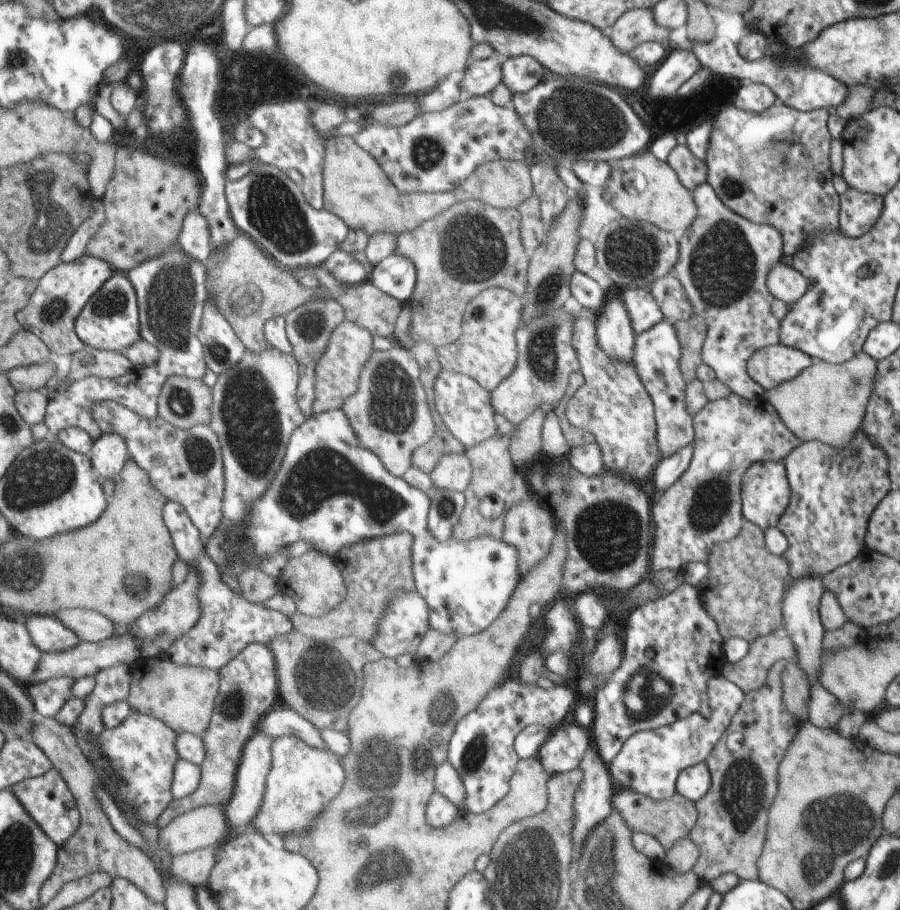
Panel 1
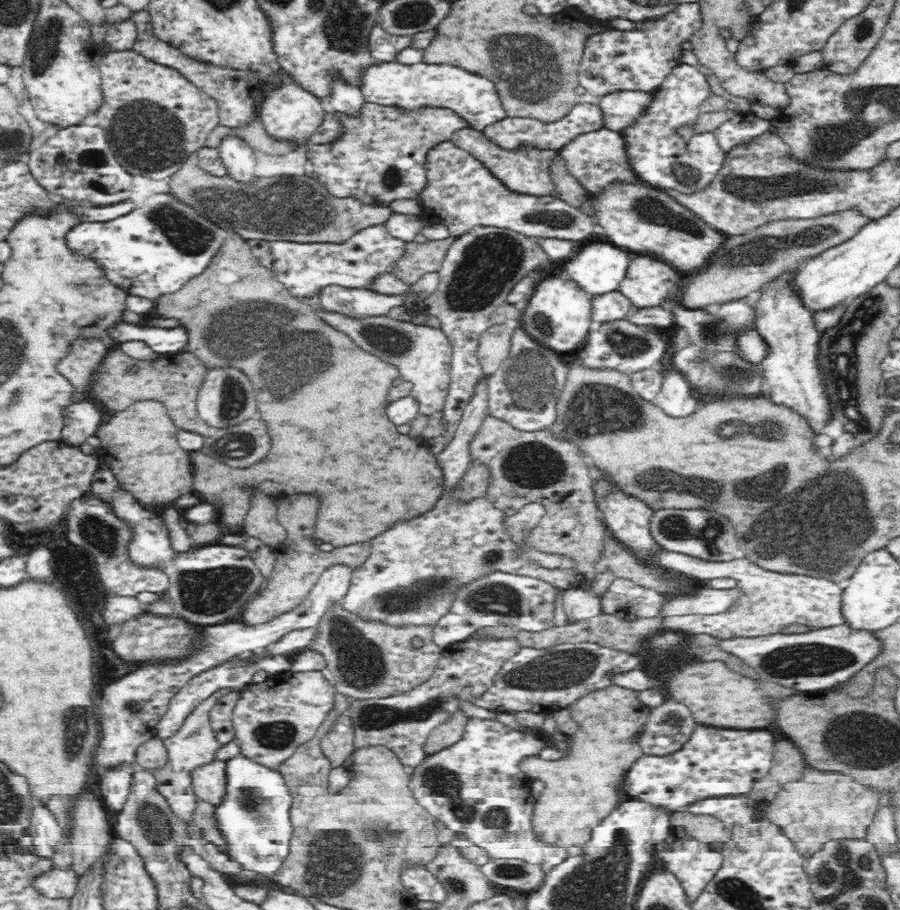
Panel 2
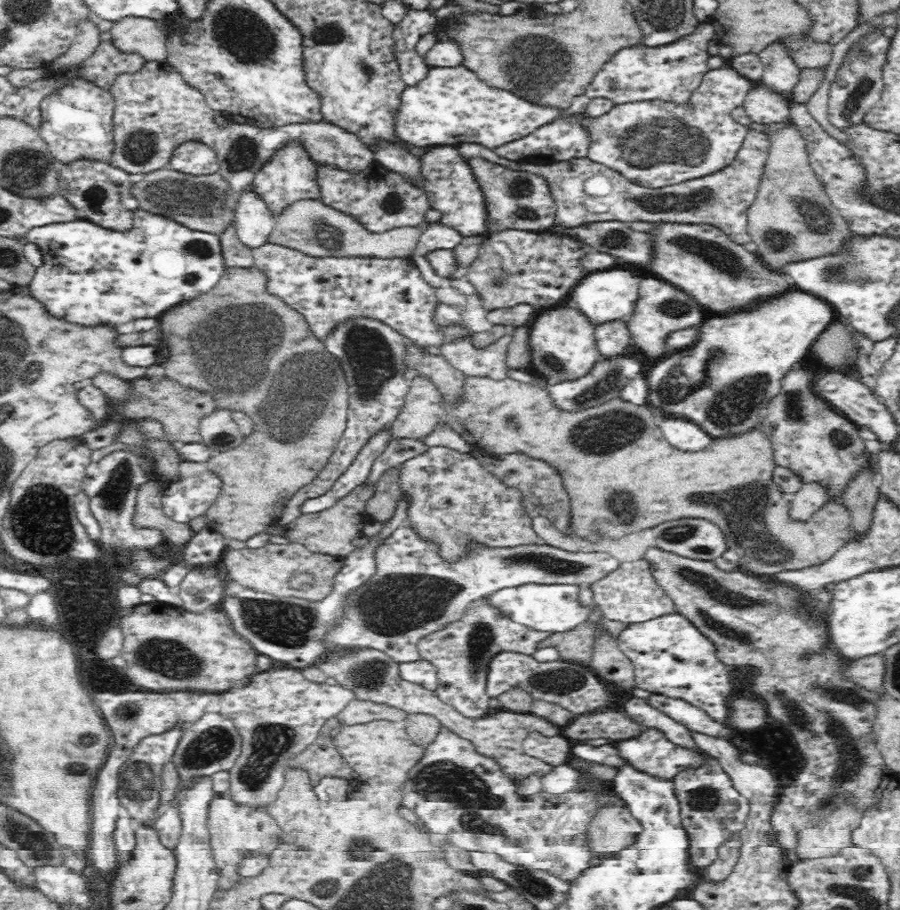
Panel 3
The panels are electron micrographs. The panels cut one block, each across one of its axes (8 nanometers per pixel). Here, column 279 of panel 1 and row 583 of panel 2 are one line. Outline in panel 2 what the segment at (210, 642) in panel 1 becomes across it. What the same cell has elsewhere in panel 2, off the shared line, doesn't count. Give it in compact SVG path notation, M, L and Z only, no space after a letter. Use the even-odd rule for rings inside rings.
M616 578L610 588L600 596L602 612L614 614L624 622L638 618L658 618L666 596L658 590L648 590L632 580Z

